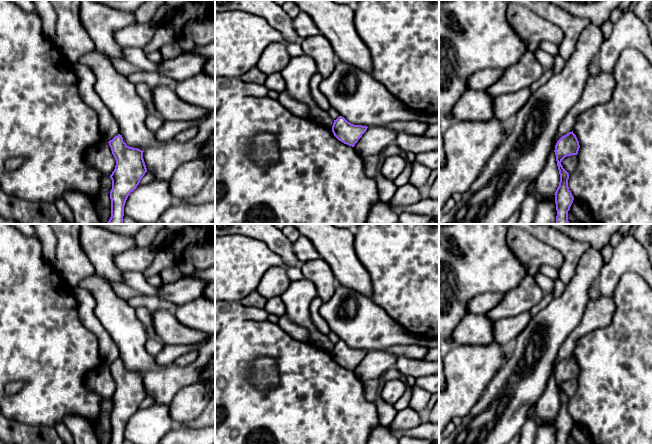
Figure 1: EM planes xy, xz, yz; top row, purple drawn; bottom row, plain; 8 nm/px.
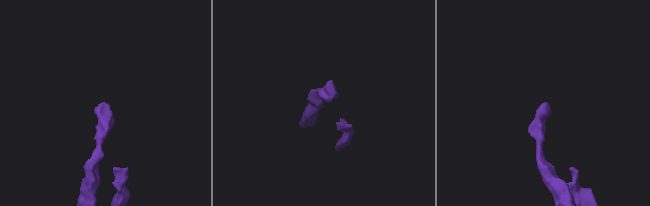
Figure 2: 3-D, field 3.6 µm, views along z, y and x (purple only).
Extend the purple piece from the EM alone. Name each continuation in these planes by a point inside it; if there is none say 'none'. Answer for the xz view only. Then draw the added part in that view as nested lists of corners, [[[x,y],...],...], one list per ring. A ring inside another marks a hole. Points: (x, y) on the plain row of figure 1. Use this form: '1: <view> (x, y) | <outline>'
none

